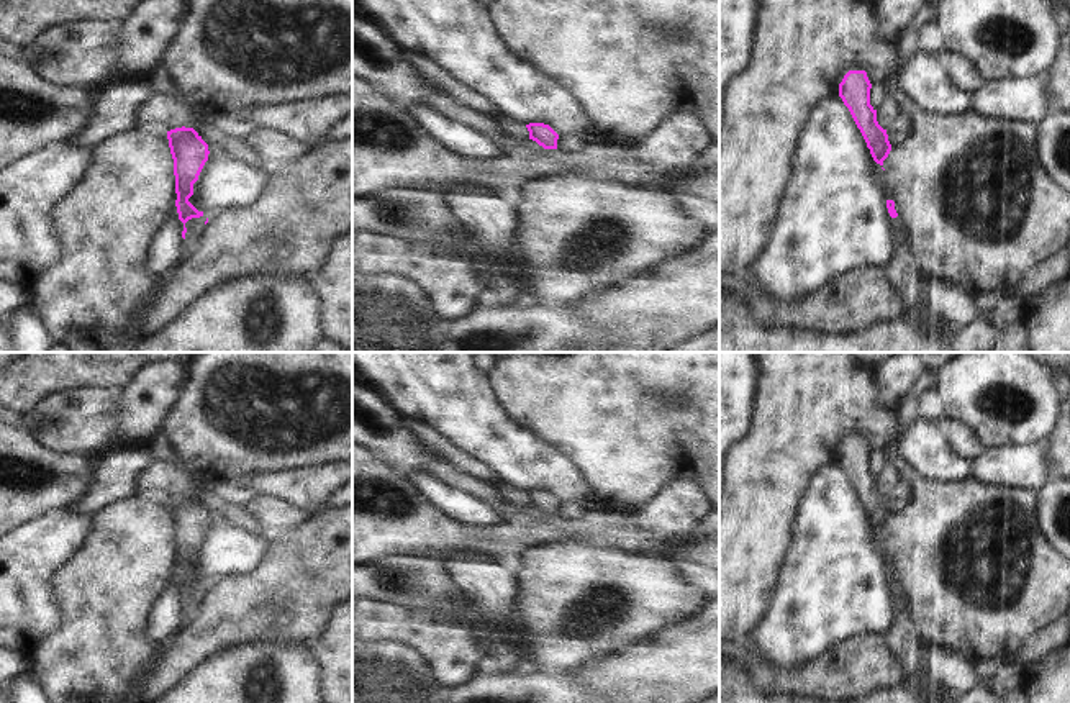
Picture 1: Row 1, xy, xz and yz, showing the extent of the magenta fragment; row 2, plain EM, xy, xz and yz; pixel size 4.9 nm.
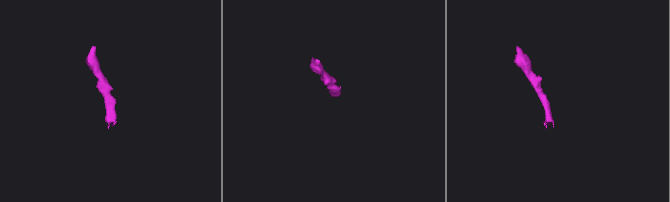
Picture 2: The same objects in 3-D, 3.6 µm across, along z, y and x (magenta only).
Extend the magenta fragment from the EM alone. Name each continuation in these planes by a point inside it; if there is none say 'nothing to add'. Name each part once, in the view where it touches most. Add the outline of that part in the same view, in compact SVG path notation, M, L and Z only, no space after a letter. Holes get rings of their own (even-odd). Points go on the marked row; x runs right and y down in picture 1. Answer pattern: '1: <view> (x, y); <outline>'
1: xy (195, 225); M205 215L200 218L192 218L185 223L187 233L185 233L185 256L192 252L193 247L198 244L200 231L205 226Z

